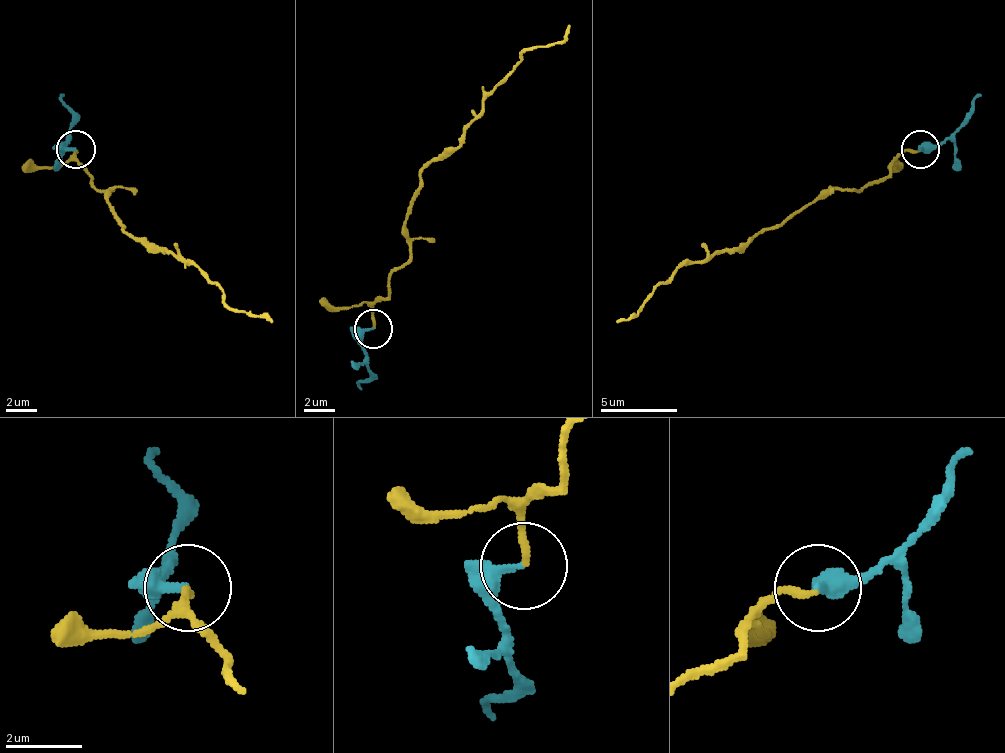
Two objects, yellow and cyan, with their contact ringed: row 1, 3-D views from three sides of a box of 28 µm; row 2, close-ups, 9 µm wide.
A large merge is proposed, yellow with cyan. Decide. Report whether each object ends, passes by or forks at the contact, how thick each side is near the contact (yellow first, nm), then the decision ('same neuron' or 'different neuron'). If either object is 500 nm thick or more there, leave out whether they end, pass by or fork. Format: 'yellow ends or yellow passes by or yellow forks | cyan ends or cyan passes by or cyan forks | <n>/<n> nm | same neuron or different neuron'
yellow ends | cyan ends | 190/240 nm | same neuron

